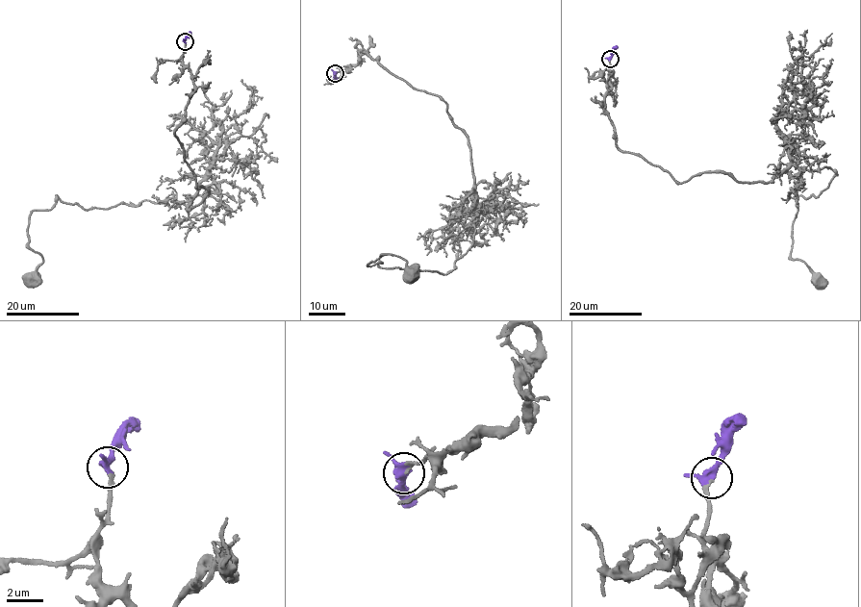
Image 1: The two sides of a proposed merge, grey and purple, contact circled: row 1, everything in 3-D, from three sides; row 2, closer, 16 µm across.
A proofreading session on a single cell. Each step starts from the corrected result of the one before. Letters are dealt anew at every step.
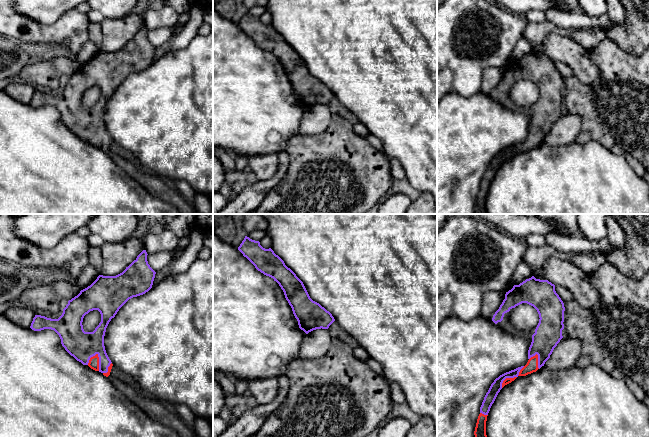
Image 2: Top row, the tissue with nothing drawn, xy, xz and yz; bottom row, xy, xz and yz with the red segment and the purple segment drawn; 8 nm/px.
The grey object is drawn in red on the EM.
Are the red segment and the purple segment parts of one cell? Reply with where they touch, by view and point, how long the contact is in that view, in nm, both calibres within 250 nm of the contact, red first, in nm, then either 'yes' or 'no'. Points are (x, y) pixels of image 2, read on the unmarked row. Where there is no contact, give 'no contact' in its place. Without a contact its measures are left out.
meets red in xy at (98, 138); contact 150 nm long; 80 nm thick on the red side, 220 nm on the other; yes

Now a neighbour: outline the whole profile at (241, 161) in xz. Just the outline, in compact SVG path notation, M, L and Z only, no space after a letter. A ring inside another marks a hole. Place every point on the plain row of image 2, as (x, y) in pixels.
M233 155L237 170L243 170L248 165L248 157L244 155Z

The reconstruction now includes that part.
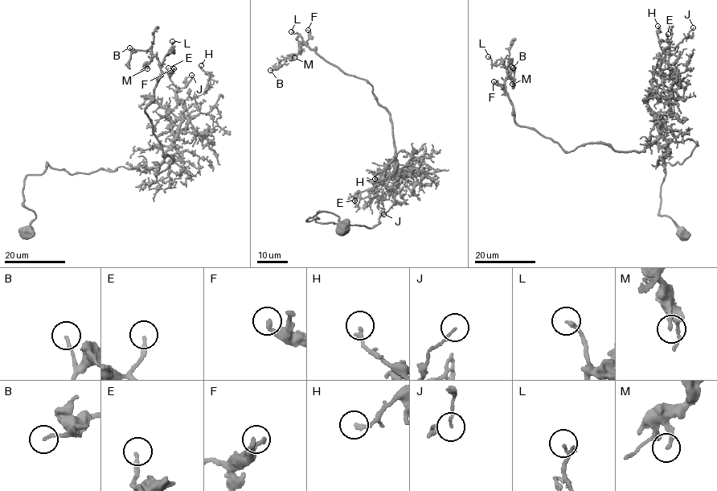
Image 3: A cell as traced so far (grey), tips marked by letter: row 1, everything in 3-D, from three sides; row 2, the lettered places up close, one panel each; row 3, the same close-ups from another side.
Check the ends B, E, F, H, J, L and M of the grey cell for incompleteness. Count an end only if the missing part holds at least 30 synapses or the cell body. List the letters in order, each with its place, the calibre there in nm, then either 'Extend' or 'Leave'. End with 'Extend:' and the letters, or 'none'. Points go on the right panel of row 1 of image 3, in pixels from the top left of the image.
B: Place: (513, 68). Thickness 130 nm. Leave
E: Place: (668, 34). Thickness 180 nm. Leave
F: Place: (493, 81). Thickness 240 nm. Leave
H: Place: (657, 26). Thickness 160 nm. Leave
J: Place: (693, 27). Thickness 120 nm. Leave
L: Place: (488, 56). Thickness 190 nm. Leave
M: Place: (512, 84). Thickness 200 nm. Leave
Extend: none

